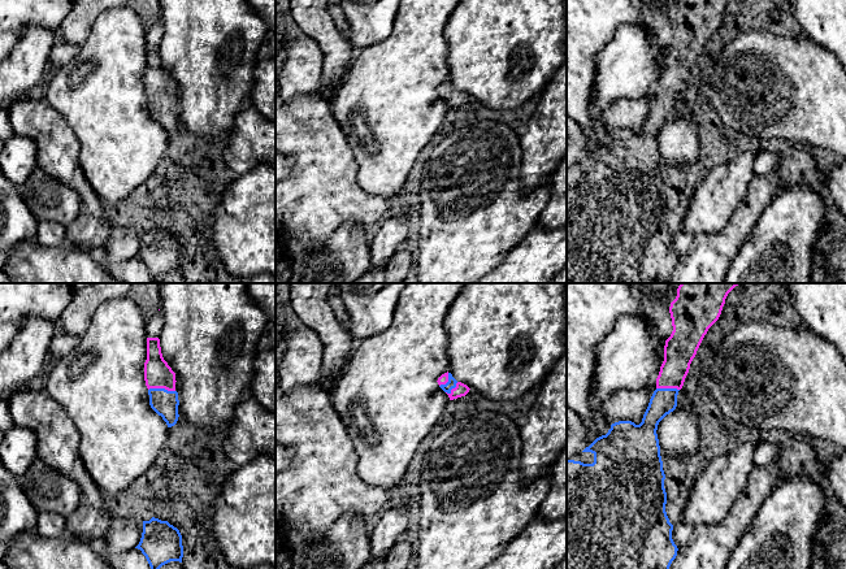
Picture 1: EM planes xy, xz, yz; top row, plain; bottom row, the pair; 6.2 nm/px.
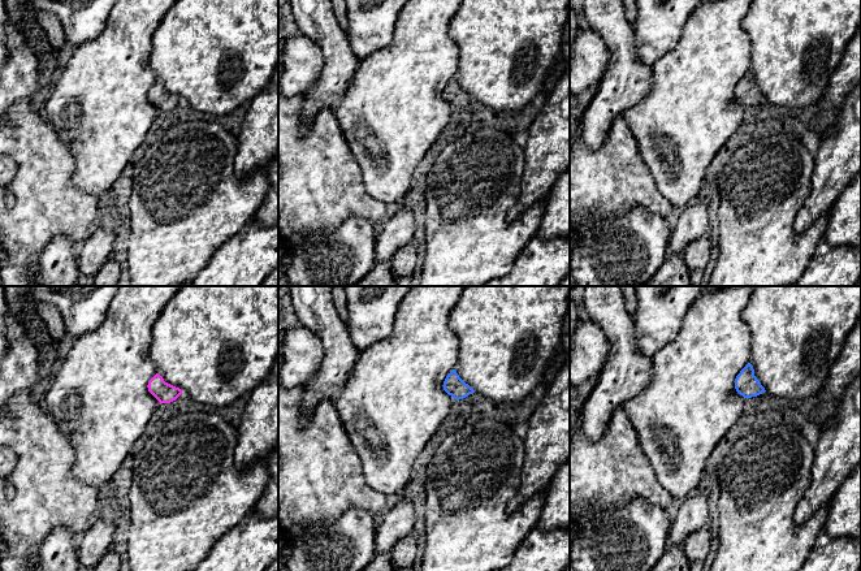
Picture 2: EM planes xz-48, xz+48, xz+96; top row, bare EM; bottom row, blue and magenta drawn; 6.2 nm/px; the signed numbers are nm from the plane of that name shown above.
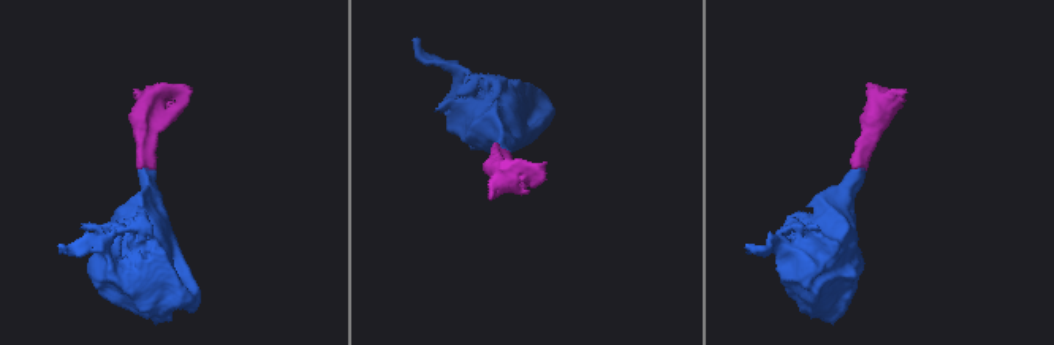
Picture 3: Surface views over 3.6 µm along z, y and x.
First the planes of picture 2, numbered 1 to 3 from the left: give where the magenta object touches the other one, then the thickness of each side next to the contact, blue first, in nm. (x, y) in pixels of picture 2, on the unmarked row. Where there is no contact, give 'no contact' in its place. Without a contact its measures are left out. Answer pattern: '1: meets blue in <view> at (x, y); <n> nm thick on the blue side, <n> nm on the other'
1: no contact
2: no contact
3: no contact

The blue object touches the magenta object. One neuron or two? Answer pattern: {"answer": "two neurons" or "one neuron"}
{"answer": "one neuron"}

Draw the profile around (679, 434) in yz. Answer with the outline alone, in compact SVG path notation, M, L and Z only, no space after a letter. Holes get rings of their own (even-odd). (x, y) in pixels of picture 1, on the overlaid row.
M684 386L678 391L676 409L659 422L656 434L661 457L691 456L698 452L699 422Z

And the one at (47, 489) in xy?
M39 459L18 478L18 483L38 512L69 517L81 501L78 482Z

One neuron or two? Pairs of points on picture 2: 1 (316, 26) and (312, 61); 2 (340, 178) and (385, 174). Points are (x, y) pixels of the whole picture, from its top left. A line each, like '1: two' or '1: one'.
1: two
2: two

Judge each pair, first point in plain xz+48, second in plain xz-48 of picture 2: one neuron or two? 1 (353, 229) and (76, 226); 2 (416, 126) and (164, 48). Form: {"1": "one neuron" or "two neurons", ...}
{"1": "two neurons", "2": "two neurons"}

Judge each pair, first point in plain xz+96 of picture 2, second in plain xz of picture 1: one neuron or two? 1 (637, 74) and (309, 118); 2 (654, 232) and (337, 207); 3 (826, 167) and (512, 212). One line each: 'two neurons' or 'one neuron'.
1: two neurons
2: two neurons
3: two neurons

